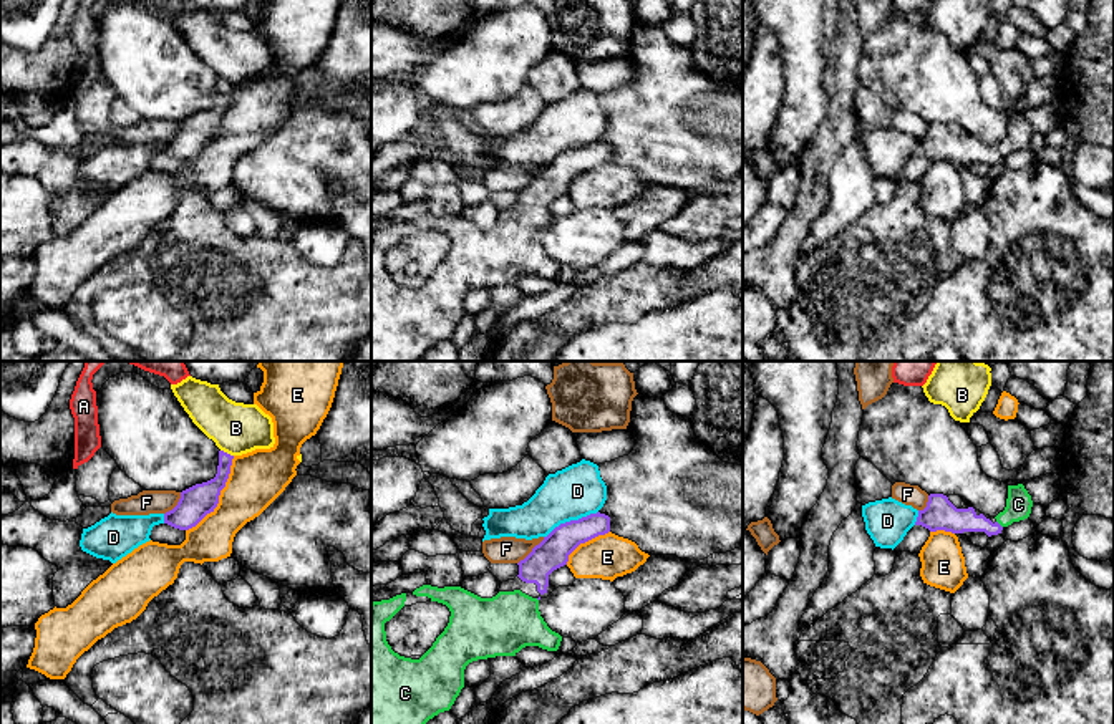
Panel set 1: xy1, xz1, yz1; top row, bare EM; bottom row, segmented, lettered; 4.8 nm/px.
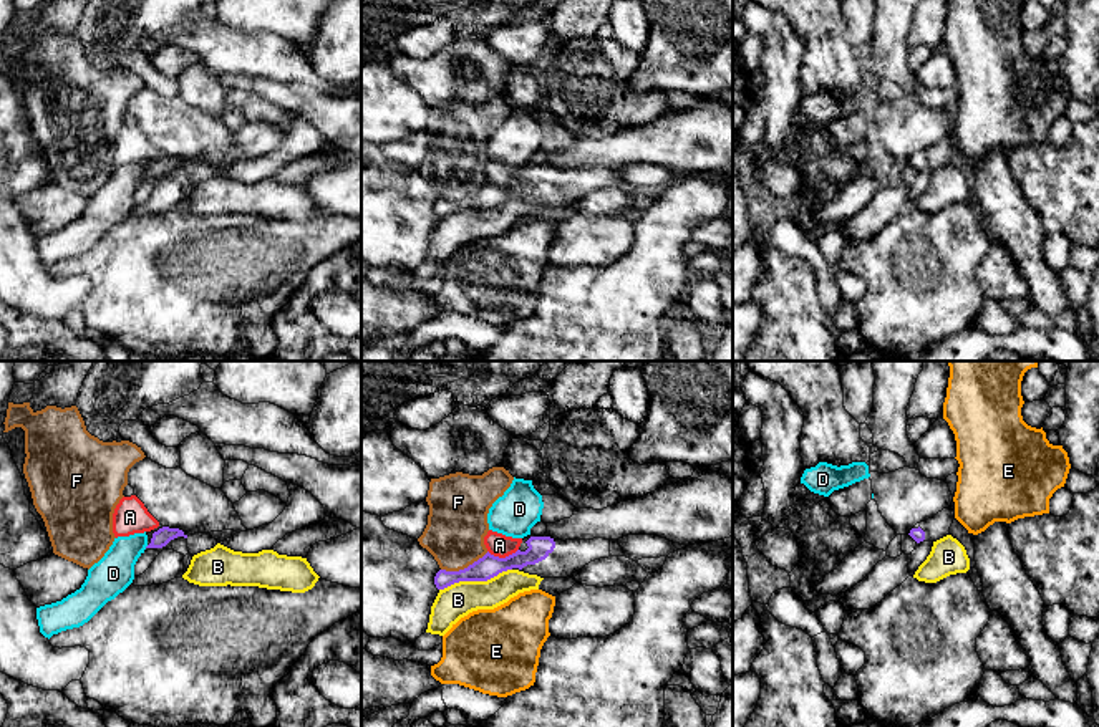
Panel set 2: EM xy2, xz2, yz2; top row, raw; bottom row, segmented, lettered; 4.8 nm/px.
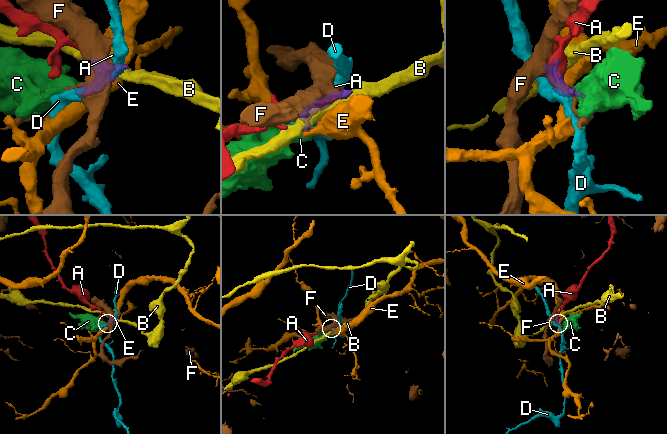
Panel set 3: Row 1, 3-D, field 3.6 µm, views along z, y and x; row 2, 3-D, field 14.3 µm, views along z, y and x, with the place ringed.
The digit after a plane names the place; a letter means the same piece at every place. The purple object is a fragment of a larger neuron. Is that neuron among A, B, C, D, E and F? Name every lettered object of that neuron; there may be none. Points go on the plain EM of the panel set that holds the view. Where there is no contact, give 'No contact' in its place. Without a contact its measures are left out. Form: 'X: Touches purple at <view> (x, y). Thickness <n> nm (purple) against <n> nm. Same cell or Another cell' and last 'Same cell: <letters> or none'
A: Touches purple at xz2 (503, 187). Thickness 120 nm (purple) against 110 nm. Another cell
B: Touches purple at xz2 (474, 209). Thickness 120 nm (purple) against 160 nm. Another cell
C: Touches purple at yz1 (998, 153). Thickness 130 nm (purple) against 130 nm. Same cell
D: Touches purple at xz1 (571, 149). Thickness 160 nm (purple) against 260 nm. Another cell
E: Touches purple at xy1 (219, 123). Thickness 160 nm (purple) against 260 nm. Another cell
F: Touches purple at xz2 (464, 197). Thickness 120 nm (purple) against 280 nm. Another cell
Same cell: C

